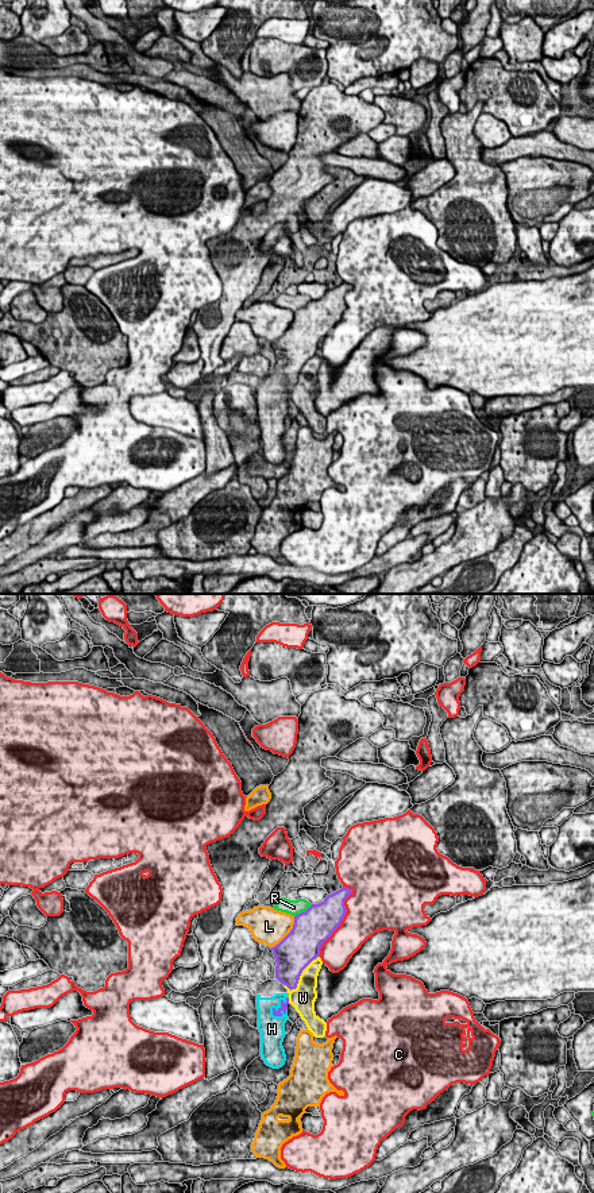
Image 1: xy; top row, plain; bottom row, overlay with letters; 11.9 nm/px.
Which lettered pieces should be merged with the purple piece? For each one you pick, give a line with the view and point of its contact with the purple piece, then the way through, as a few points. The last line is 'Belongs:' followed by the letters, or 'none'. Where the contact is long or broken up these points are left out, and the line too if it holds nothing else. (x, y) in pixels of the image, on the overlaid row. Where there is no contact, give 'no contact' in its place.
H: contact xy (278, 1008)
Belongs: H

